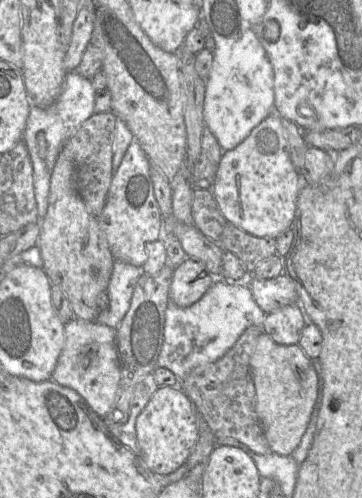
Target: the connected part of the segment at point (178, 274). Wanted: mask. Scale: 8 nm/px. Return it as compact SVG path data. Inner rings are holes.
M186 257L174 268L169 299L179 307L189 307L203 297L215 280L202 262Z

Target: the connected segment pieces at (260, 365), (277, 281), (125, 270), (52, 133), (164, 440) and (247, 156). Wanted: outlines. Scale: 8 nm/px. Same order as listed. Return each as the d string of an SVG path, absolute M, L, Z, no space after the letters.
M262 333L250 359L250 370L256 391L256 412L272 452L290 456L298 447L311 418L318 393L318 376L310 359L299 346L279 345Z
M286 273L267 280L248 276L244 282L248 284L256 303L266 314L299 303L295 283Z
M115 260L107 288L109 306L100 311L97 321L117 329L129 310L133 291L143 274L142 268Z
M73 70L67 72L61 91L53 104L48 107L30 107L23 142L33 165L33 186L39 221L47 213L51 173L62 145L94 114L95 93L91 80L81 76L77 70Z
M179 386L158 387L137 417L135 427L142 462L156 475L169 475L180 468L199 437L197 411Z
M277 113L269 115L237 147L223 151L211 191L227 222L248 234L276 239L287 229L291 229L300 191L300 174L290 157L282 117Z

